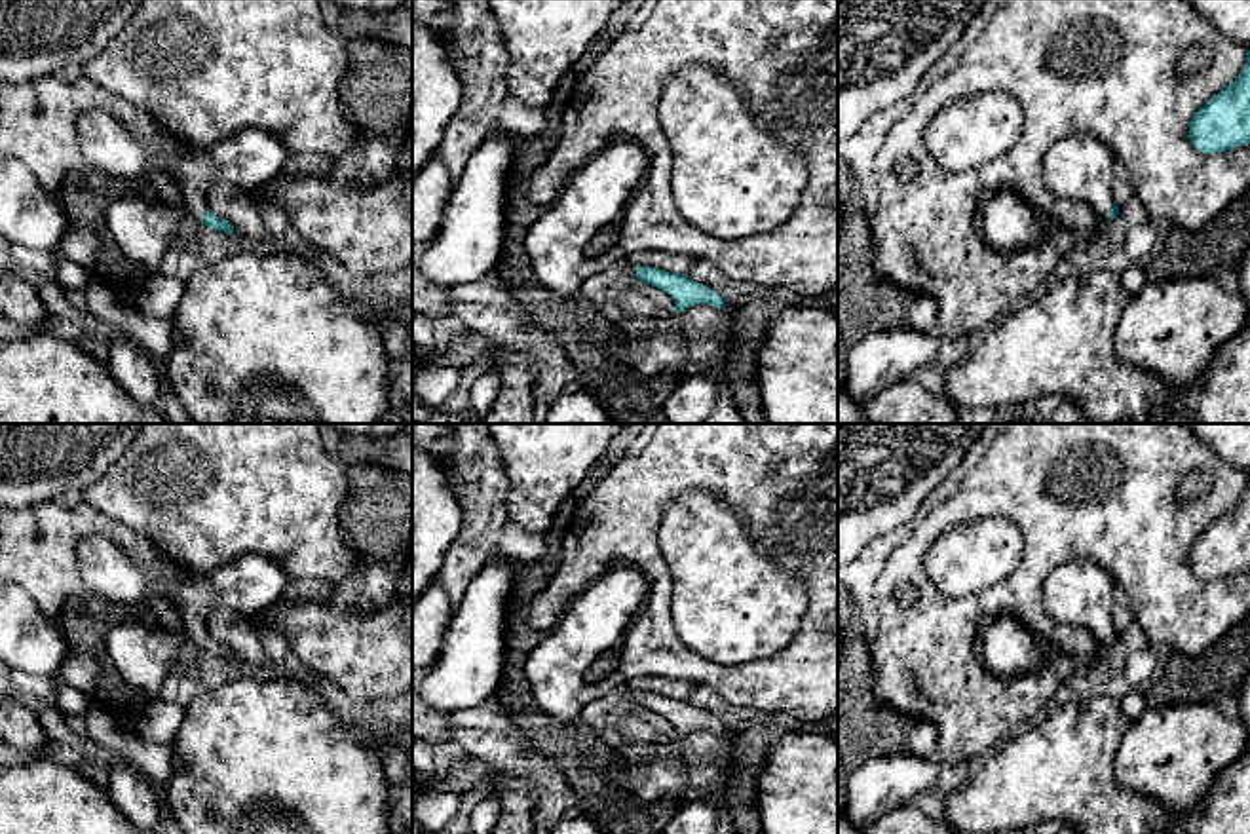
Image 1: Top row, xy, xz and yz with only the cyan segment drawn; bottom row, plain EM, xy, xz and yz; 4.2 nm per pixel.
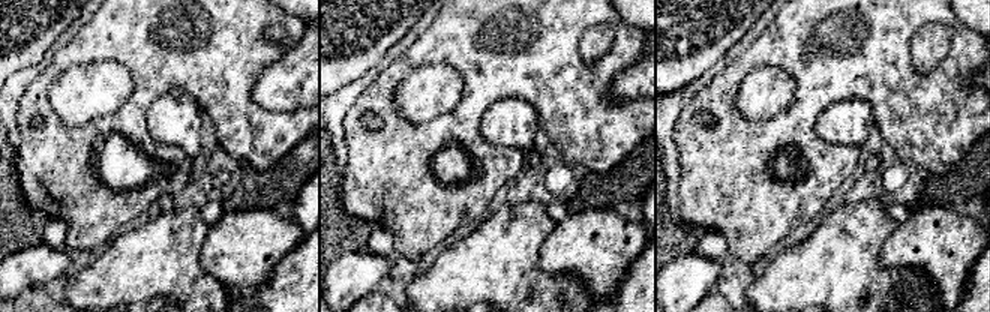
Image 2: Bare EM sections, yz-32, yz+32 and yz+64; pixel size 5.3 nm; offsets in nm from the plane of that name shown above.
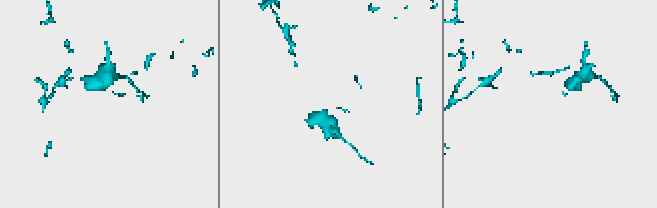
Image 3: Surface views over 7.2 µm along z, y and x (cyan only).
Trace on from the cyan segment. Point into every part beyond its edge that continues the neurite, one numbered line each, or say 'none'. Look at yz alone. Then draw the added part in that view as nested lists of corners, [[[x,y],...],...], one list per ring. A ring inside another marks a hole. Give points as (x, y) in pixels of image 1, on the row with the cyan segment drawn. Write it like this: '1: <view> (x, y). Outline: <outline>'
1: yz (1081, 166). Outline: [[[1075,131],[1054,142],[1043,158],[1043,182],[1054,196],[1089,203],[1109,220],[1115,156],[1096,135]]]

